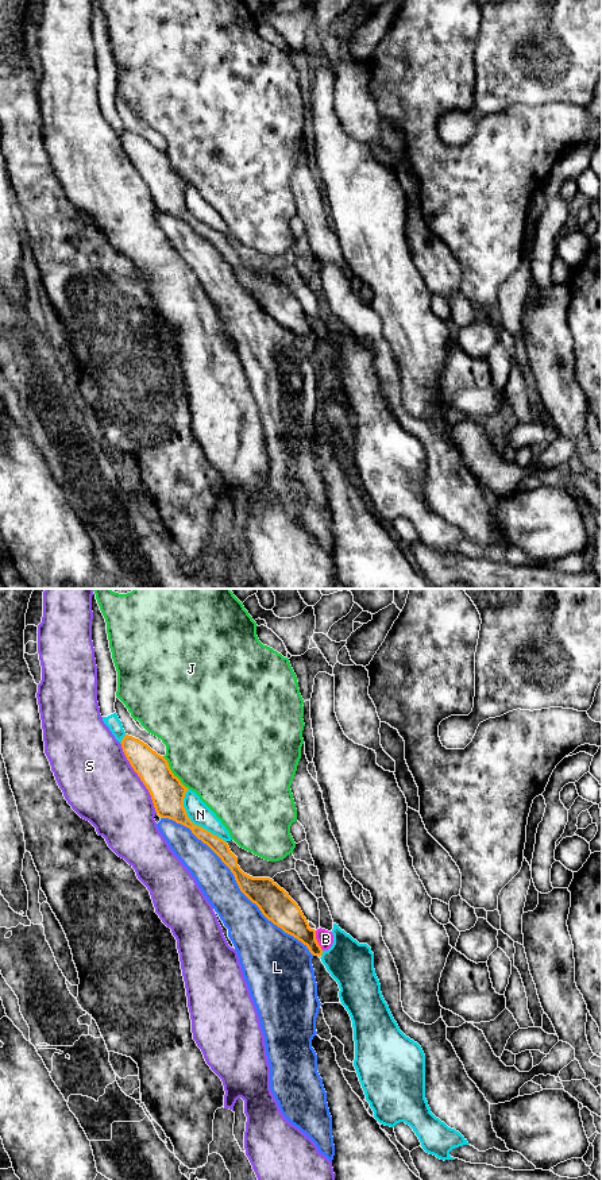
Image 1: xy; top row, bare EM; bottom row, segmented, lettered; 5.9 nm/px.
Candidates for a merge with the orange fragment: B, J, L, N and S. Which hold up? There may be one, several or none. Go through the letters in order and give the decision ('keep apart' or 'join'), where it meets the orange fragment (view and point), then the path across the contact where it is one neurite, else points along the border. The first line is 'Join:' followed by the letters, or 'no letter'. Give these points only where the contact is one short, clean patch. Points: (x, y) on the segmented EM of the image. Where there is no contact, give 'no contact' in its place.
Join: L
B: keep apart; contact xy (316, 940)
J: keep apart; contact xy (173, 774)
L: join; contact xy (236, 882)
N: keep apart; contact xy (192, 822)
S: keep apart; contact xy (139, 776)

